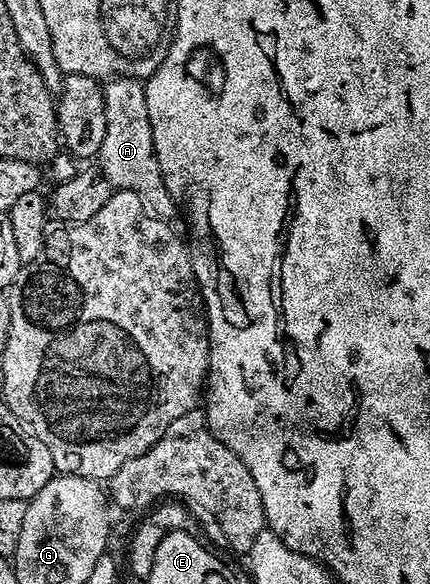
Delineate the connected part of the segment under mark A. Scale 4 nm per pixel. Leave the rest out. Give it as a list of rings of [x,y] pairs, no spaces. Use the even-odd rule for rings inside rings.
[[[110,77],[105,80],[102,92],[106,129],[96,156],[97,170],[108,177],[111,188],[136,193],[136,197],[144,201],[153,215],[167,221],[173,220],[176,204],[160,173],[160,161],[152,141],[152,121],[148,121],[148,97],[143,80]]]

